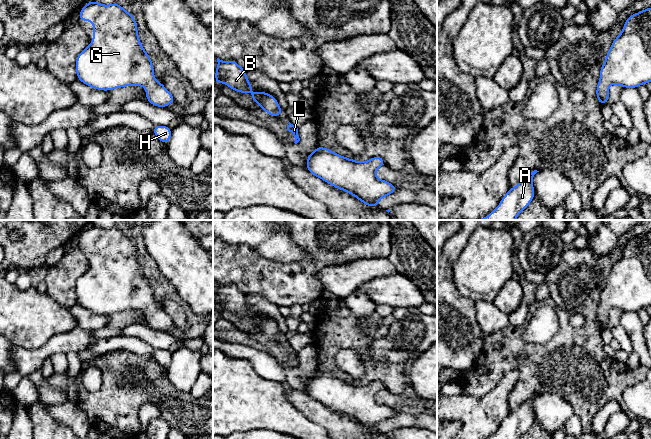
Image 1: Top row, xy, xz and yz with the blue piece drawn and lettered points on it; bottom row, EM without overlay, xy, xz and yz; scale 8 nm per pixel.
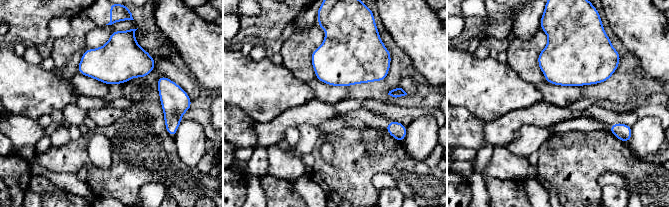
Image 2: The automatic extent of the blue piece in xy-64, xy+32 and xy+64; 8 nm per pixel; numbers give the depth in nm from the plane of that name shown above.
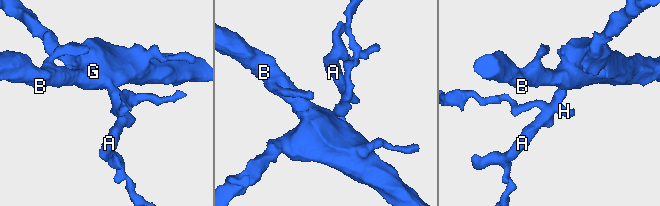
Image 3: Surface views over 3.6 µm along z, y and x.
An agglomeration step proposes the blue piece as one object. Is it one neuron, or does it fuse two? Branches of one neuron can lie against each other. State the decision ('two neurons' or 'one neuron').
one neuron

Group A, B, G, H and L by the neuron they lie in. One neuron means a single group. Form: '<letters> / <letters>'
A B G H L

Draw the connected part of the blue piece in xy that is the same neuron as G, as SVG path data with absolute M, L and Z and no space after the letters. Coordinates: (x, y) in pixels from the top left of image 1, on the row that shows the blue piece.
M90 0L80 11L79 21L93 22L93 41L76 57L76 74L80 82L102 91L126 86L144 86L146 100L156 107L166 108L176 101L163 83L154 78L150 55L139 40L137 22L117 2L103 5Z

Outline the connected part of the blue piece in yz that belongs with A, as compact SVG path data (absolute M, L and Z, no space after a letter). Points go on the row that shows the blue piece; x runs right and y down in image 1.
M532 171L515 187L510 188L496 209L486 217L478 220L515 220L535 198L533 177L537 172L539 171Z

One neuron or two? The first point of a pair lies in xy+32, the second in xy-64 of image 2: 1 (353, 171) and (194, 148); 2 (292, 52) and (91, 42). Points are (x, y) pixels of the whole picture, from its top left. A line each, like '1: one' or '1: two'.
1: two
2: two

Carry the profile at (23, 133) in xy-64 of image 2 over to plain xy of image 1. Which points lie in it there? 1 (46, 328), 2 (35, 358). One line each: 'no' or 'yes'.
1: no
2: yes

